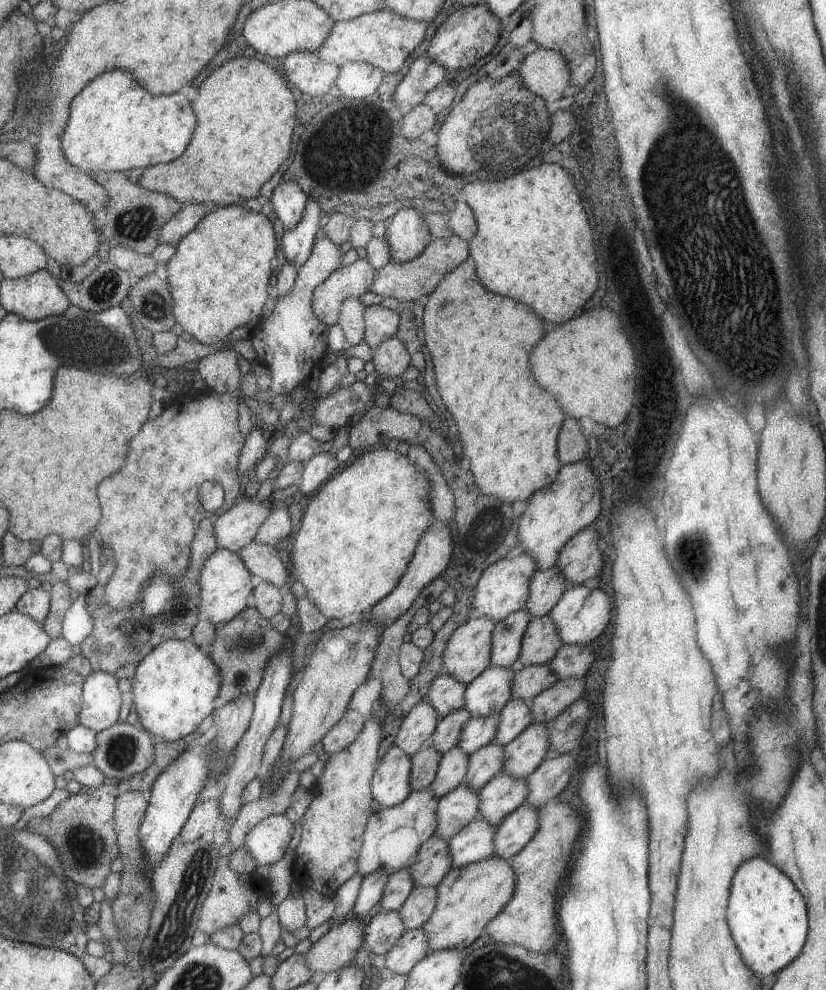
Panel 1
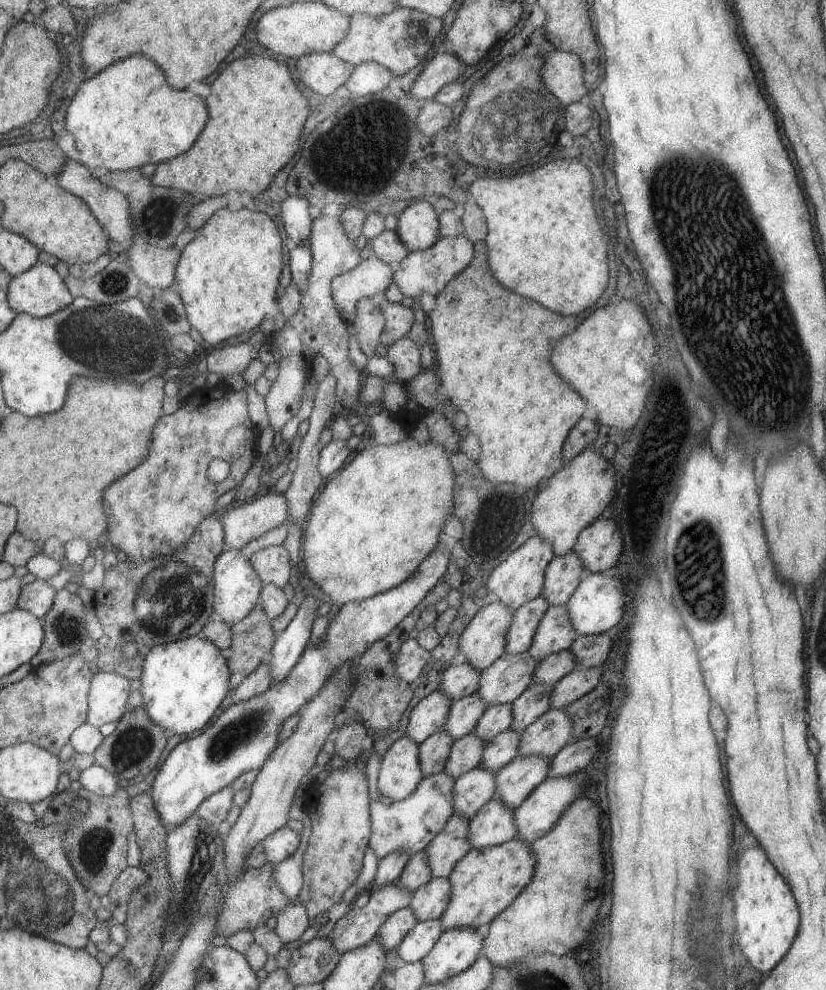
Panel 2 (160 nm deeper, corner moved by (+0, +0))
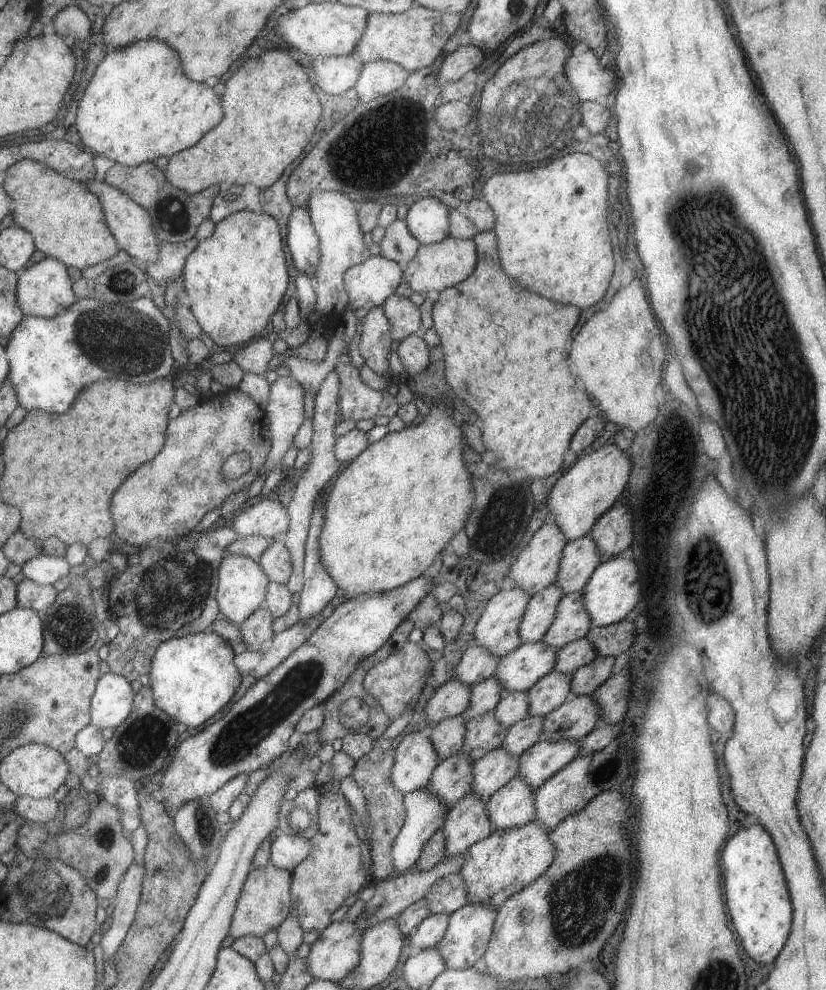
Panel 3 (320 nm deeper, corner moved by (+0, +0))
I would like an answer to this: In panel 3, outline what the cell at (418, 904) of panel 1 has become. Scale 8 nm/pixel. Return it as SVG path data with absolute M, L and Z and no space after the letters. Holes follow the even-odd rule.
M459 874L441 876L423 896L431 915L451 915L455 910L468 904L465 884Z

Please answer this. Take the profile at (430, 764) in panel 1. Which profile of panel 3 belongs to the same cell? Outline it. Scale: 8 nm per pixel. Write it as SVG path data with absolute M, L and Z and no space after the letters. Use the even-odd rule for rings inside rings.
M461 716L445 718L431 726L429 740L431 740L433 752L439 756L439 762L460 751L465 735L465 726Z

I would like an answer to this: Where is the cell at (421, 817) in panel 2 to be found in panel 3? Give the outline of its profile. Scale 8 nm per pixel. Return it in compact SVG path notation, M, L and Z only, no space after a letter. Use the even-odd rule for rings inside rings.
M461 751L441 760L425 784L425 790L429 790L429 794L433 794L433 798L437 798L449 812L471 791L471 766L471 760Z

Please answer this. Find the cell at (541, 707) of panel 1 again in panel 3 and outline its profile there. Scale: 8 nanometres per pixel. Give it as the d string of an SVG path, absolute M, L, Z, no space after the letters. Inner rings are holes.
M597 656L589 664L580 667L570 675L569 688L572 696L589 696L603 683L611 674L614 658L601 658Z

